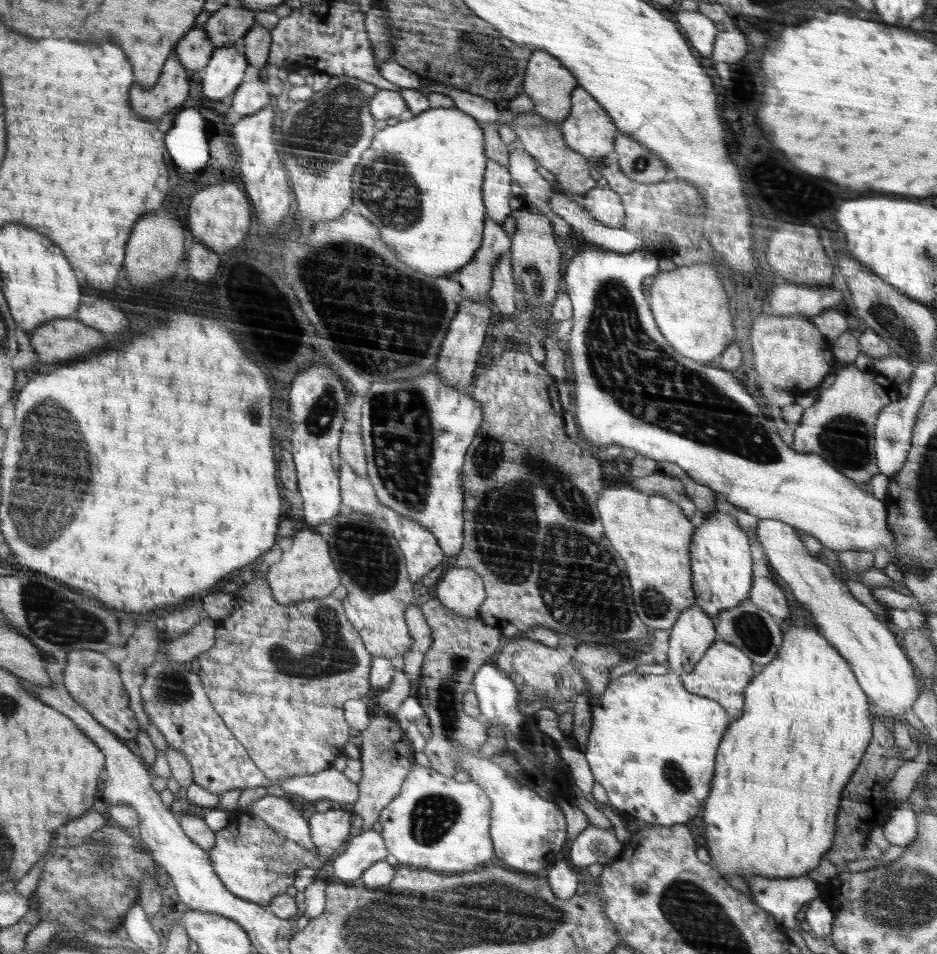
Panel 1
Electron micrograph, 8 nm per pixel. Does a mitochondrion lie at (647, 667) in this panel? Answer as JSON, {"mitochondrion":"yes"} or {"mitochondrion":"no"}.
{"mitochondrion":"no"}

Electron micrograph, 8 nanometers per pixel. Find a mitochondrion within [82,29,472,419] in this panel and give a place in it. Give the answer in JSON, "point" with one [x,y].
{"point":[392,338]}

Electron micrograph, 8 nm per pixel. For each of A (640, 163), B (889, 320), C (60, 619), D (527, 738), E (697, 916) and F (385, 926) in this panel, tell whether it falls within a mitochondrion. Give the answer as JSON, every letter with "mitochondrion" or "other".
{"A":"mitochondrion","B":"mitochondrion","C":"mitochondrion","D":"other","E":"mitochondrion","F":"mitochondrion"}

